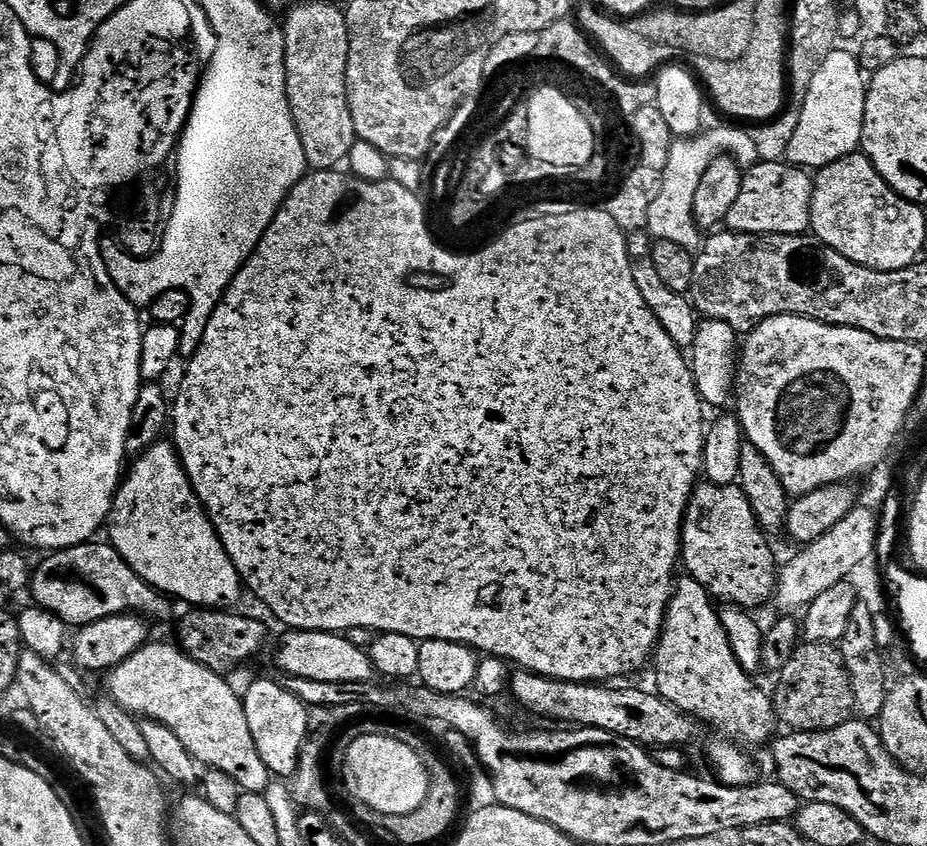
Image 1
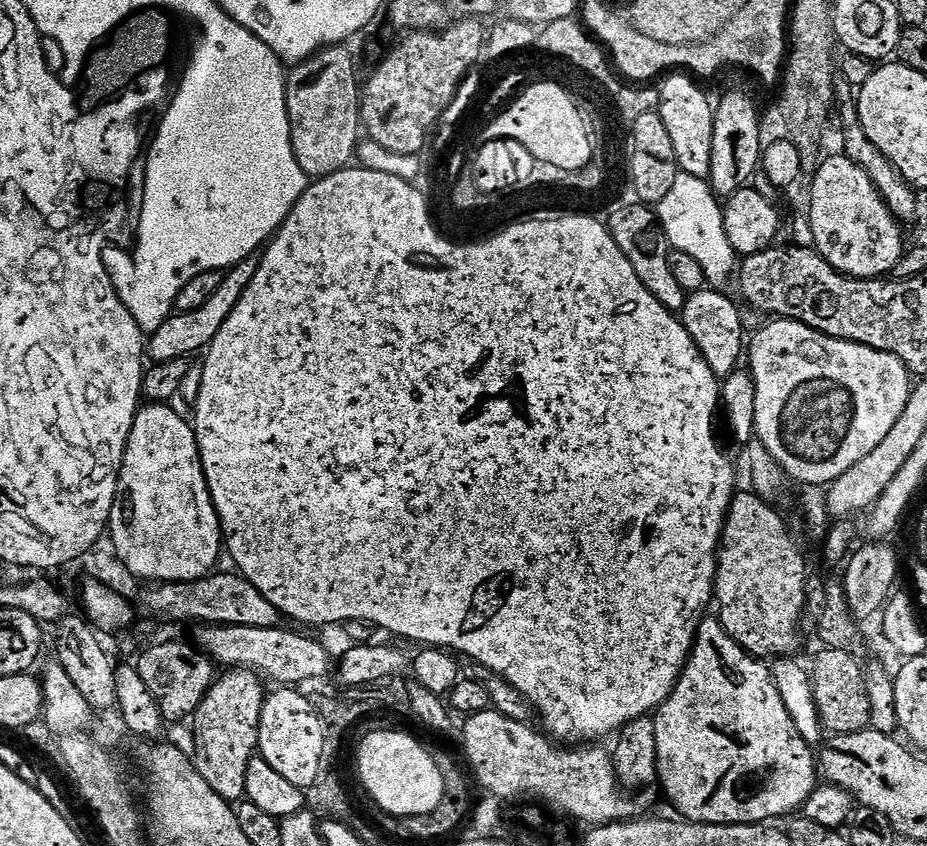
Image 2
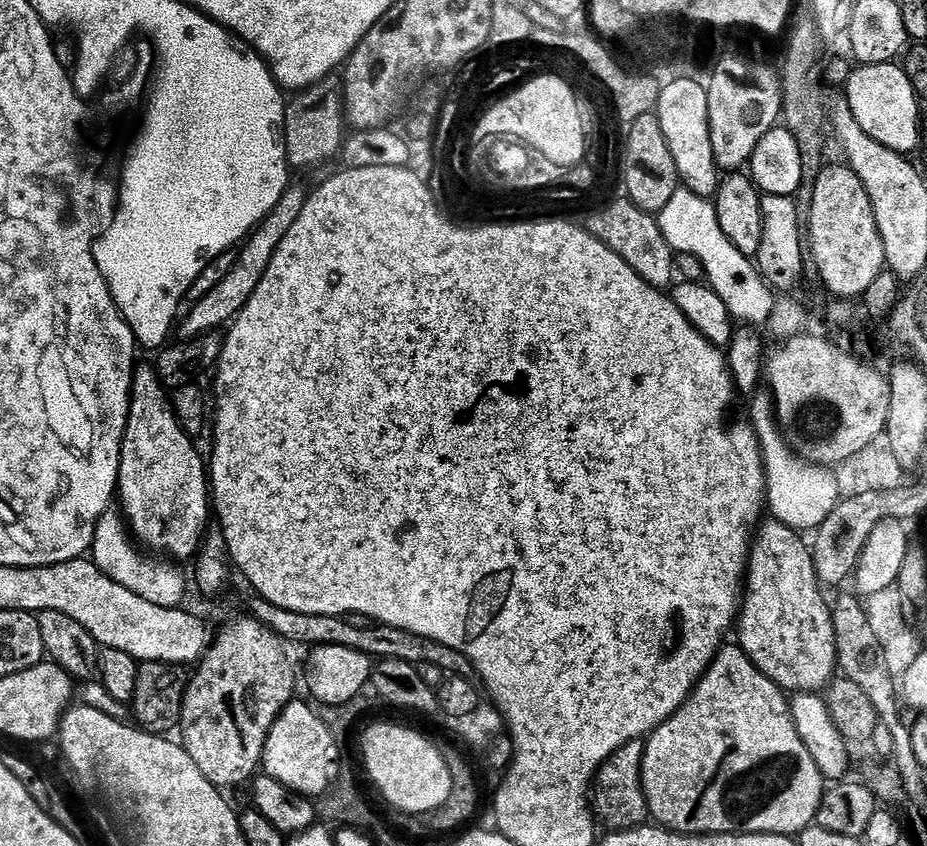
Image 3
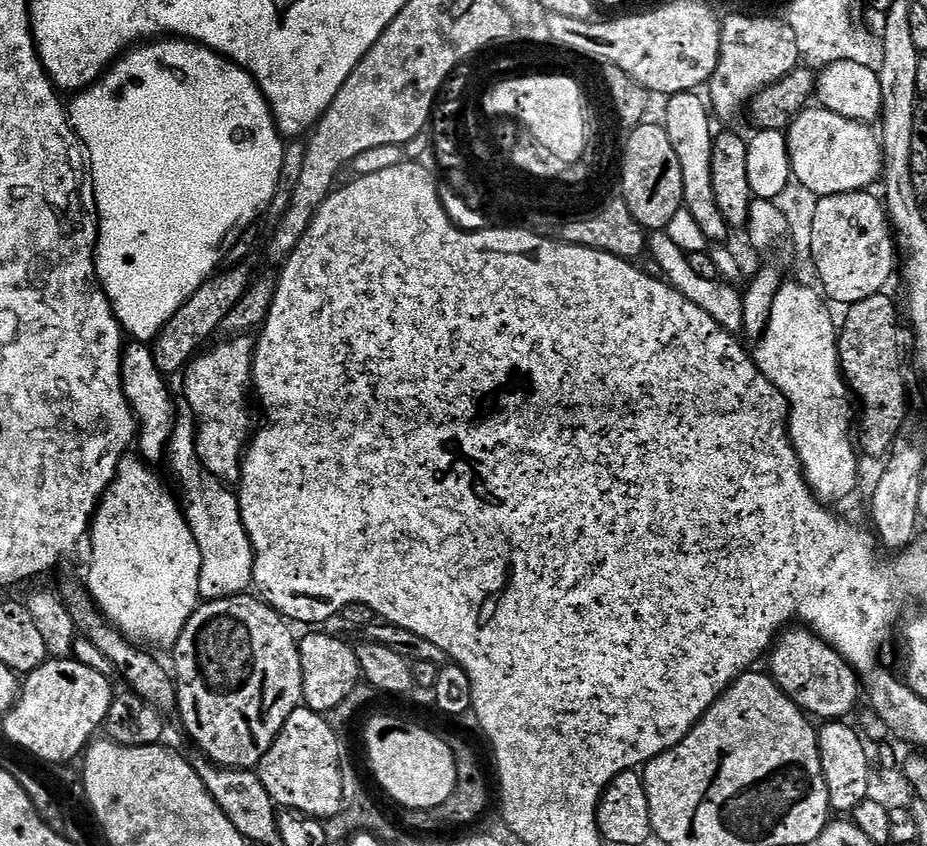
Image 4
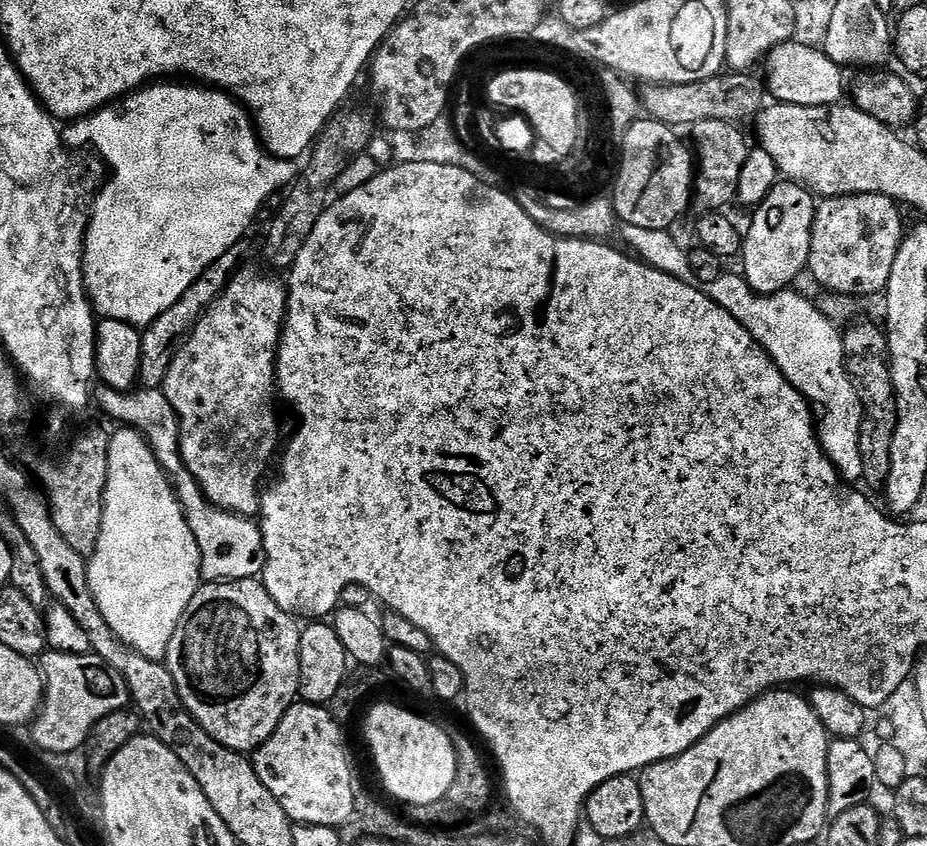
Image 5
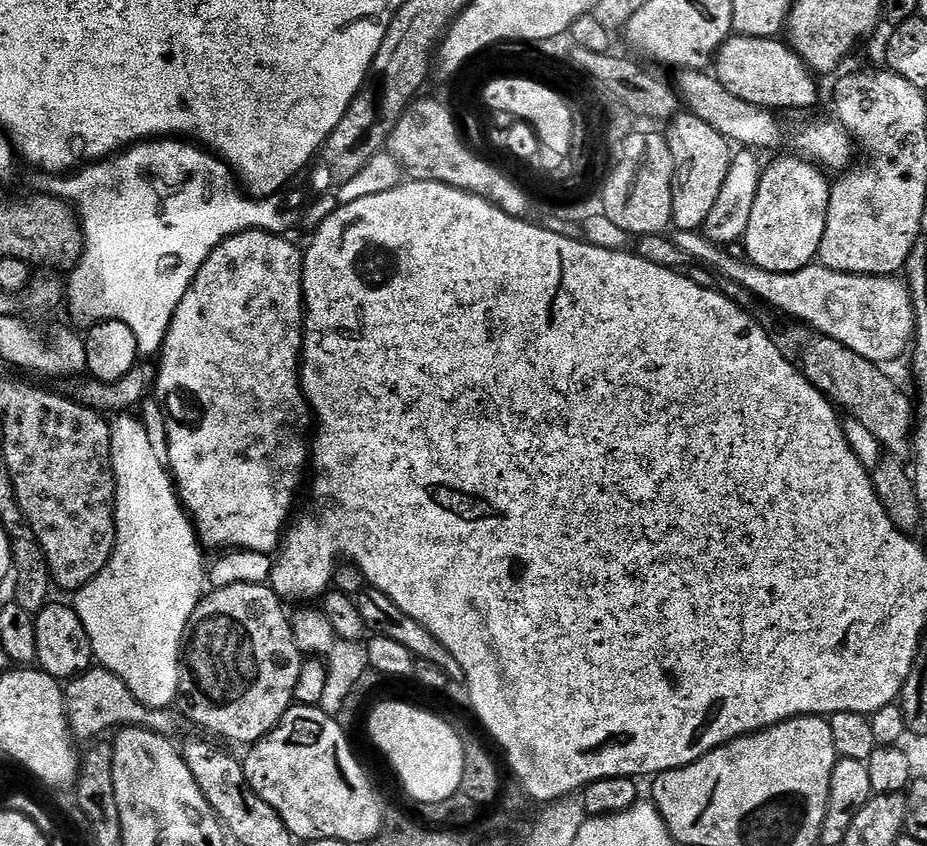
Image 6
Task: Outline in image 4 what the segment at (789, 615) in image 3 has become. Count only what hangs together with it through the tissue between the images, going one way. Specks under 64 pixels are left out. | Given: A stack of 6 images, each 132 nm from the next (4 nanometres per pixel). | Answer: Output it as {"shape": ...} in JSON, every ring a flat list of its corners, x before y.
{"shape":[[792,626,781,631,770,649,767,664,776,685,817,721,847,721,848,715,857,711,856,703,862,700,862,686,856,671,826,641,814,635,811,627]]}

